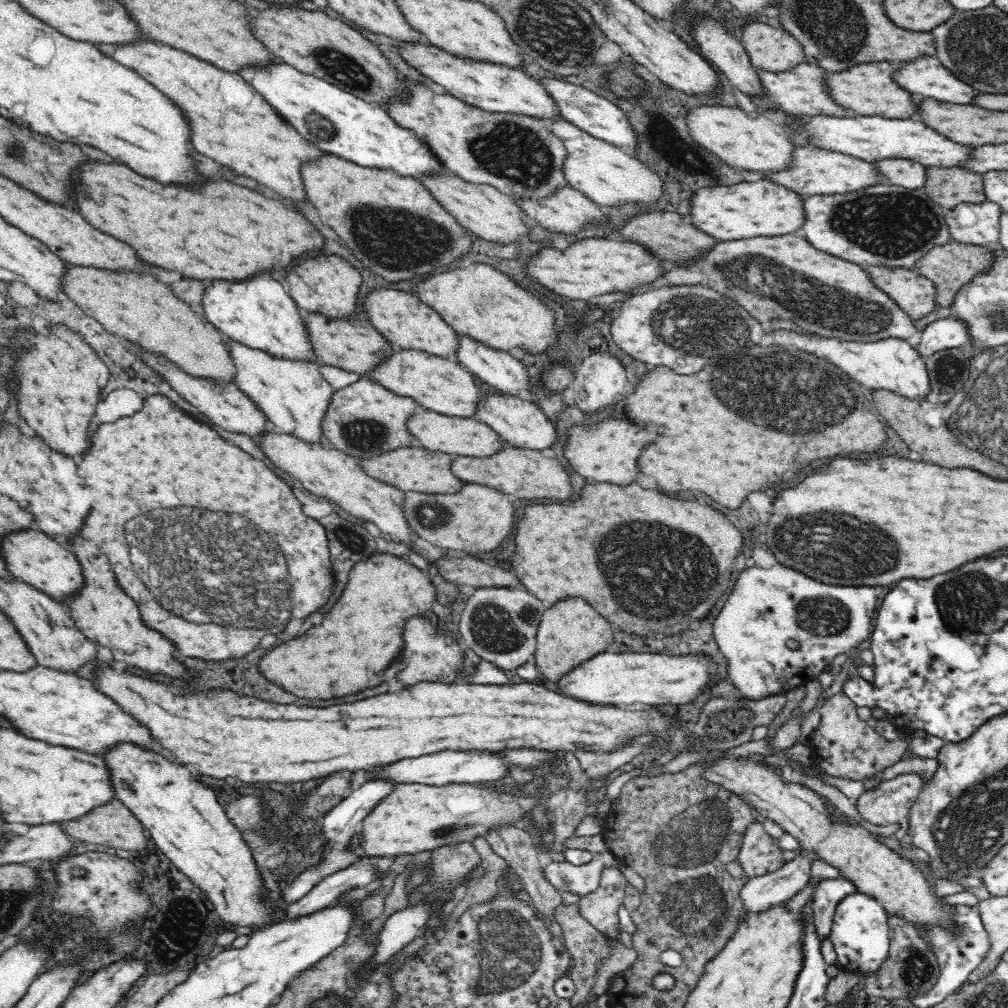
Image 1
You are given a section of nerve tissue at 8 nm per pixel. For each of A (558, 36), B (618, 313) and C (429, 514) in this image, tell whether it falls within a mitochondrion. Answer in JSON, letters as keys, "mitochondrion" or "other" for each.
{"A":"mitochondrion","B":"other","C":"mitochondrion"}

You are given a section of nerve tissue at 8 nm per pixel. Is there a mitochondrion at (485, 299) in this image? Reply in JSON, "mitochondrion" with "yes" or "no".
{"mitochondrion":"yes"}

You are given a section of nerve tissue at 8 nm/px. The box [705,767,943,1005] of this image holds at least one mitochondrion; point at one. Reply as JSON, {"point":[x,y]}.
{"point":[917,970]}

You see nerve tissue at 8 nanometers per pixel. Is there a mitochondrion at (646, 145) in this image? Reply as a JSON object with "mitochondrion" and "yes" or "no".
{"mitochondrion":"no"}

